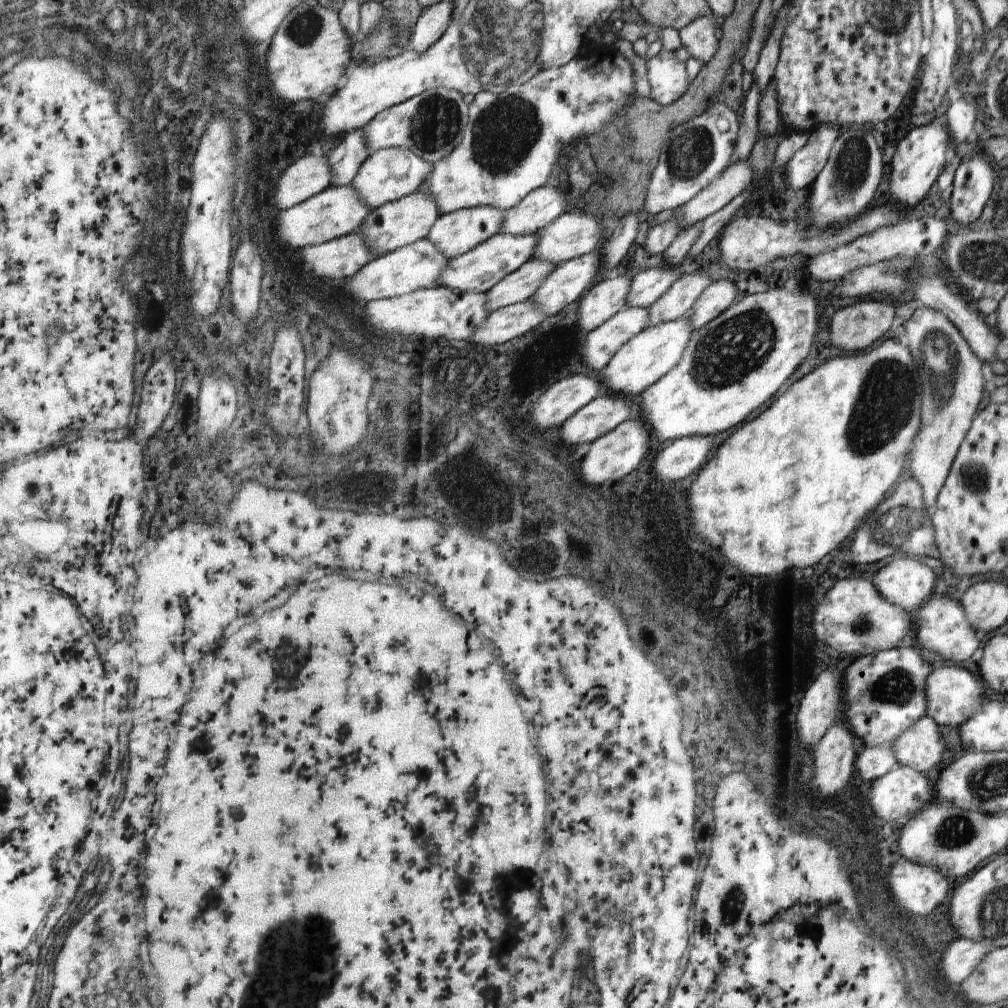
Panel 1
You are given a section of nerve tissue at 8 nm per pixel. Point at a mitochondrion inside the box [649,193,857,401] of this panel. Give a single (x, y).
(728, 353)

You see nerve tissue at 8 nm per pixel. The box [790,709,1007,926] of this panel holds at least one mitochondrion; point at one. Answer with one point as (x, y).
(953, 830)

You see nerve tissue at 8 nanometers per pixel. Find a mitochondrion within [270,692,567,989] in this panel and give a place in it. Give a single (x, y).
(309, 925)

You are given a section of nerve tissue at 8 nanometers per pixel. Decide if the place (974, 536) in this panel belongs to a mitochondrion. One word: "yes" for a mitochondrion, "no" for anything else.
no

